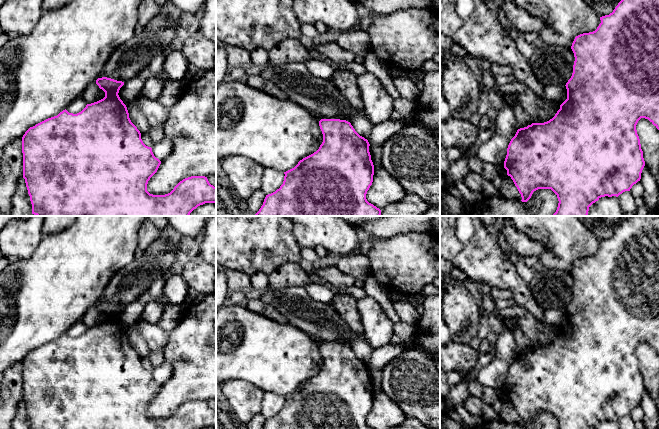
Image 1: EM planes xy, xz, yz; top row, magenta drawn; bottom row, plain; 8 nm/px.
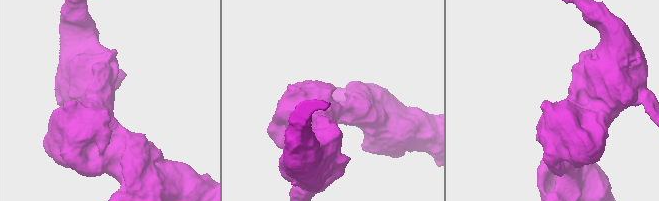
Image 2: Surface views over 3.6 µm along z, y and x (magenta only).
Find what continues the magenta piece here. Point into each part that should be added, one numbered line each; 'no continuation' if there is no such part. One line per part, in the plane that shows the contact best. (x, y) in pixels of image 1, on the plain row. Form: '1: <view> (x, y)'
no continuation

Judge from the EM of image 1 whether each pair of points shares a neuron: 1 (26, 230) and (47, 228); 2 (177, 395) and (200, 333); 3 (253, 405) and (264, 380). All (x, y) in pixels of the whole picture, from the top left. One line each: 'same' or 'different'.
1: different
2: same
3: different

